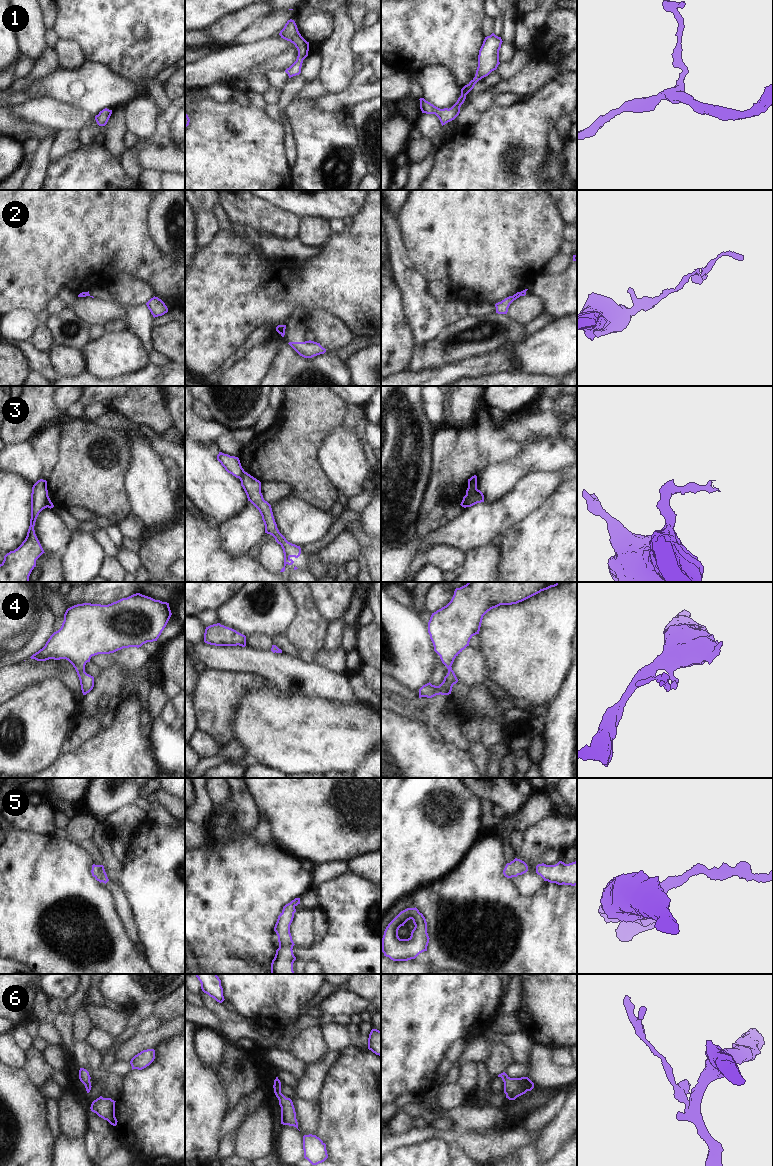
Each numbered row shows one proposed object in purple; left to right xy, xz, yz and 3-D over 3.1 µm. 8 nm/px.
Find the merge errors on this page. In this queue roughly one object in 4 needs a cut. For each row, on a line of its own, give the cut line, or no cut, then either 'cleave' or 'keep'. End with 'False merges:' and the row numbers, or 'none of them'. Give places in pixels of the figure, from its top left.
1: cut none; keep
2: cut xz (284, 329), (280, 333); cleave
3: cut yz (477, 489), (467, 495), (465, 506); cleave
4: cut none; keep
5: cut none; keep
6: cut none; keep
False merges: 2, 3

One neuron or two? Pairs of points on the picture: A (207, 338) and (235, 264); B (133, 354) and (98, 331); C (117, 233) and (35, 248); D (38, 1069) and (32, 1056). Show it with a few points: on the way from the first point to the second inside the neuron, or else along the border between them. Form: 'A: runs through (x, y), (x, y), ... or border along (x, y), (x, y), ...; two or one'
A: runs through (207, 320), (207, 312), (228, 291), (228, 282); one
B: border along (105, 333), (90, 341); two
C: runs through (97, 233), (55, 233); one
D: runs through (35, 1066), (34, 1059); one

